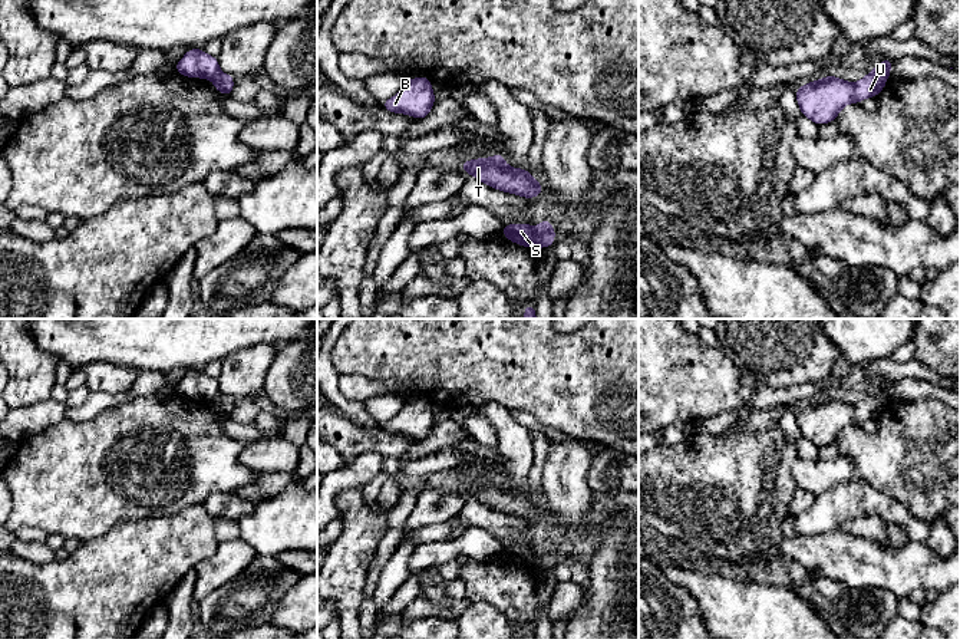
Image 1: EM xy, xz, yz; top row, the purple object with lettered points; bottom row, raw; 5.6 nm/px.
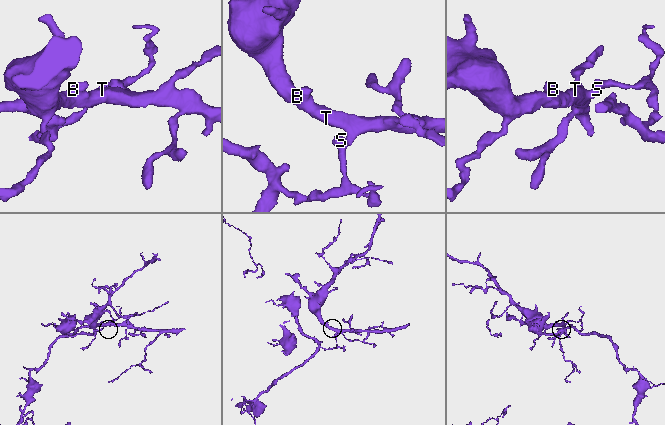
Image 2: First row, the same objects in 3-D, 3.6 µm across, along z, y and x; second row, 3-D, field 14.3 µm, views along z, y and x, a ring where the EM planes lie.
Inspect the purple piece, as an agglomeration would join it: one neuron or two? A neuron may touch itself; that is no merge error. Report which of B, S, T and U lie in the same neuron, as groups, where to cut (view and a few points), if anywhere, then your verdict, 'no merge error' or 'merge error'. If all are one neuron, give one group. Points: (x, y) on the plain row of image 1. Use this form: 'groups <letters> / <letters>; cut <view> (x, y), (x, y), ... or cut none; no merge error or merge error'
groups B T U / S; cut xz (535, 549), (540, 567); merge error

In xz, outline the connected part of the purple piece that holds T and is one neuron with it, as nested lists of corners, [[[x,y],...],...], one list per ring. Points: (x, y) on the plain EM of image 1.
[[[501,472],[495,478],[468,481],[461,487],[463,494],[504,514],[517,516],[524,520],[535,520],[544,514],[540,503],[534,501],[527,490],[511,490],[504,482]]]

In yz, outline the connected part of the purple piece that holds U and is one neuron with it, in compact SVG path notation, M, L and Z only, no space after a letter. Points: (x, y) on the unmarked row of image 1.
M870 393L861 402L850 405L829 396L795 411L798 428L802 437L817 447L829 445L845 426L875 419L884 411L887 401L887 396Z

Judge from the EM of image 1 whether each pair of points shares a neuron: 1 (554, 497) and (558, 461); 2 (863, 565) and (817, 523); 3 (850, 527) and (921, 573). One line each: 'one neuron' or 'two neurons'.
1: one neuron
2: two neurons
3: two neurons

